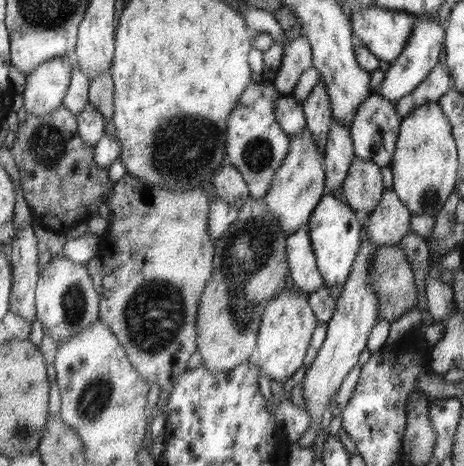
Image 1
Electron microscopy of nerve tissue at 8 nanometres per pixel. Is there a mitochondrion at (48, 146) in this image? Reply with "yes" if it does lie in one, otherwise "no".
yes

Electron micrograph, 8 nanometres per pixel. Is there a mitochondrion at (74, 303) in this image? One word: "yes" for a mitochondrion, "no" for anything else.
yes

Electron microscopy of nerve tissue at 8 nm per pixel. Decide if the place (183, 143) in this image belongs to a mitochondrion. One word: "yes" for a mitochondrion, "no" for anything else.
yes

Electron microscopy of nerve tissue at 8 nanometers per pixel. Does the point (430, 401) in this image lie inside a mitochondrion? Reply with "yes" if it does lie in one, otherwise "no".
no

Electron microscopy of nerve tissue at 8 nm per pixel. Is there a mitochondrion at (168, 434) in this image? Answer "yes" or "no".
no

